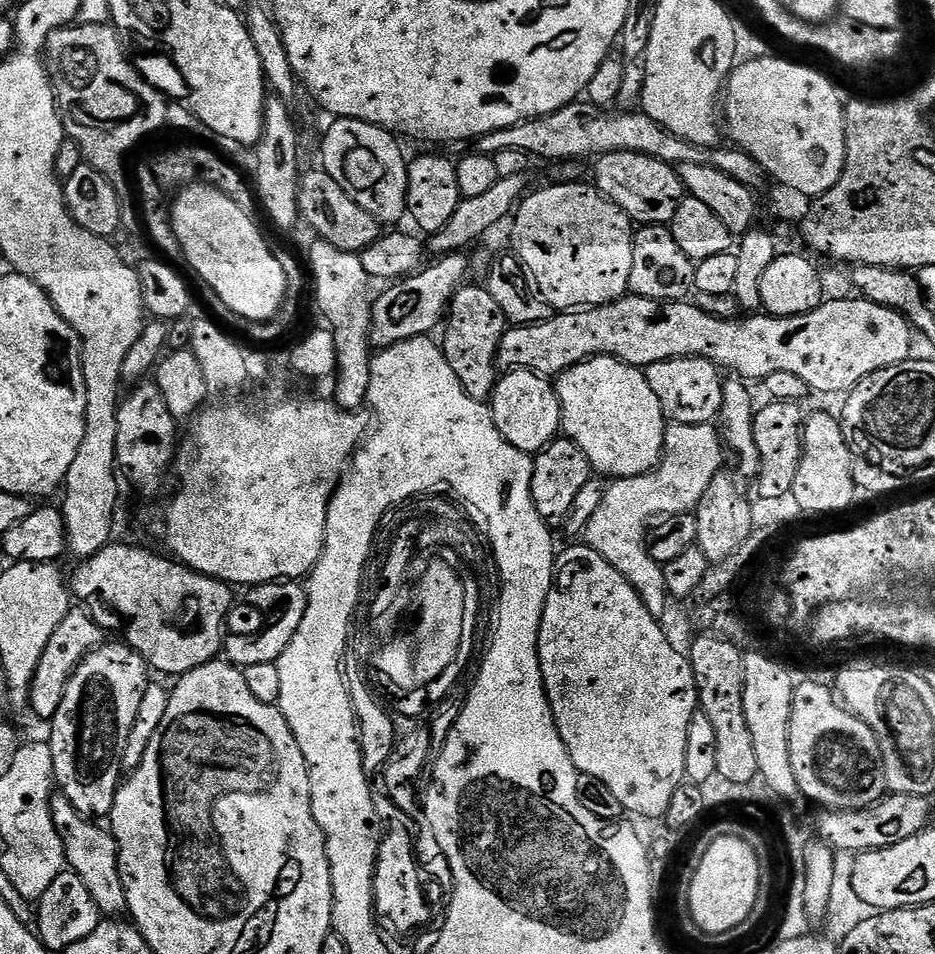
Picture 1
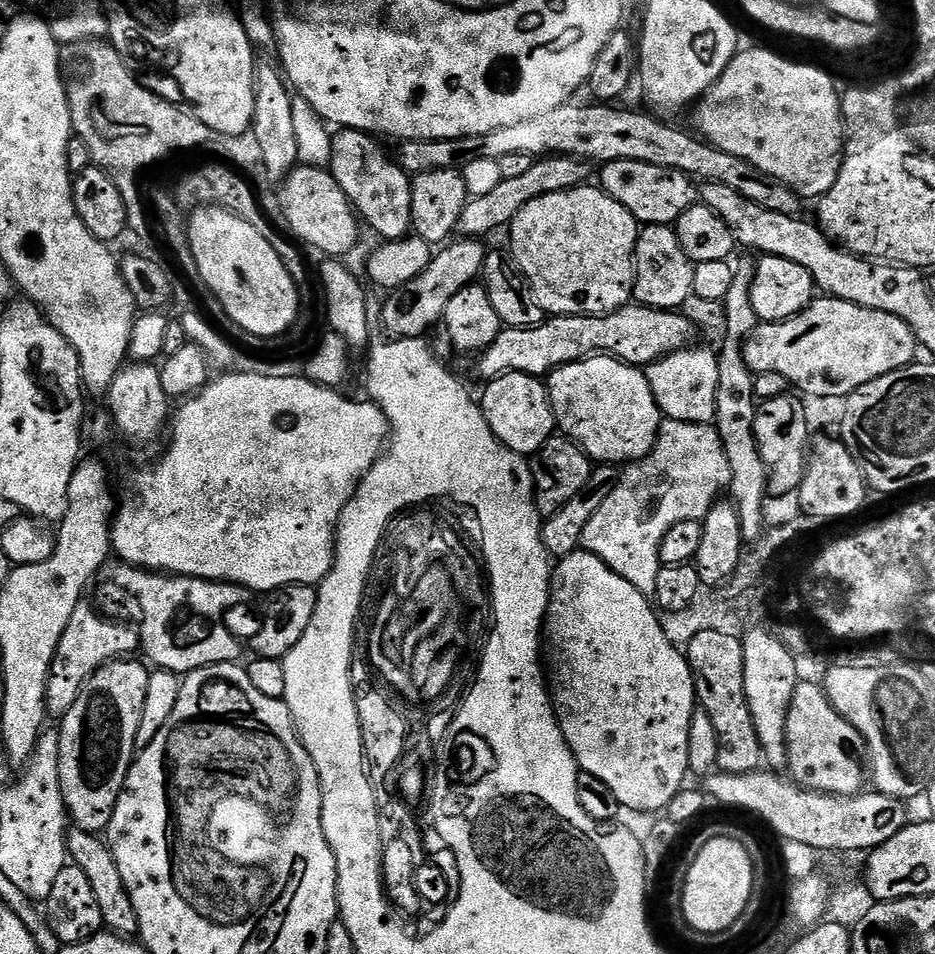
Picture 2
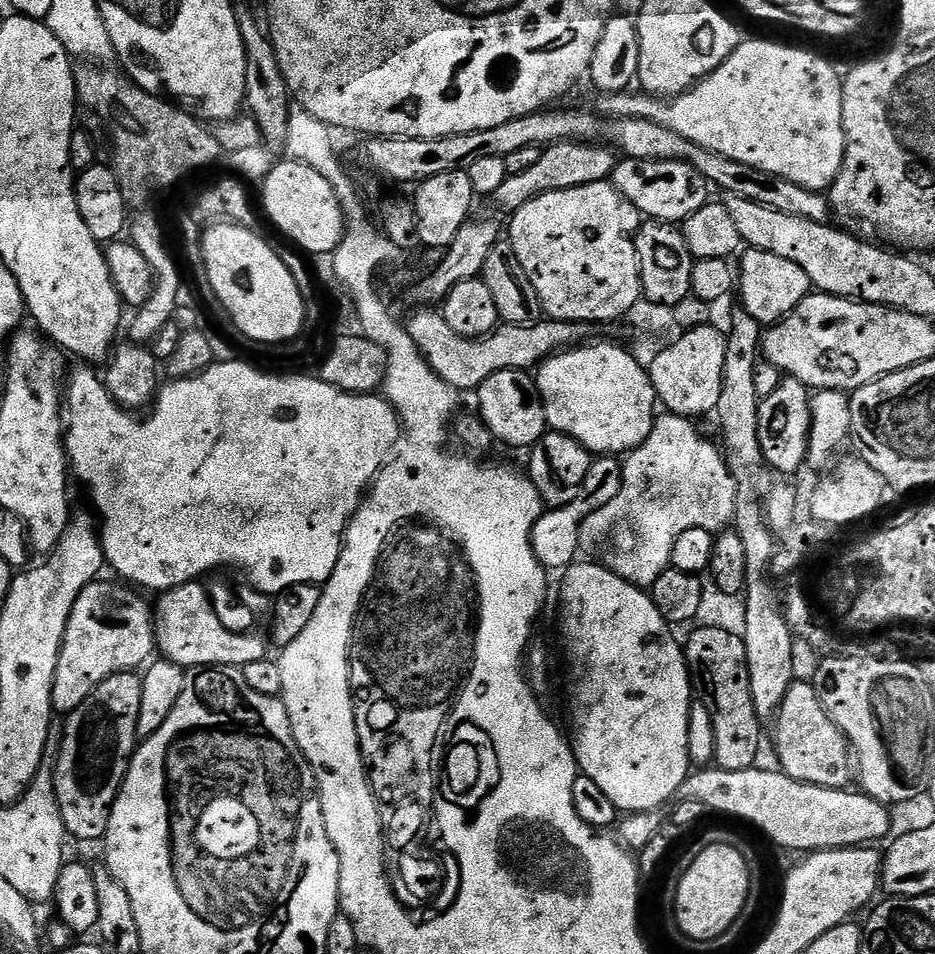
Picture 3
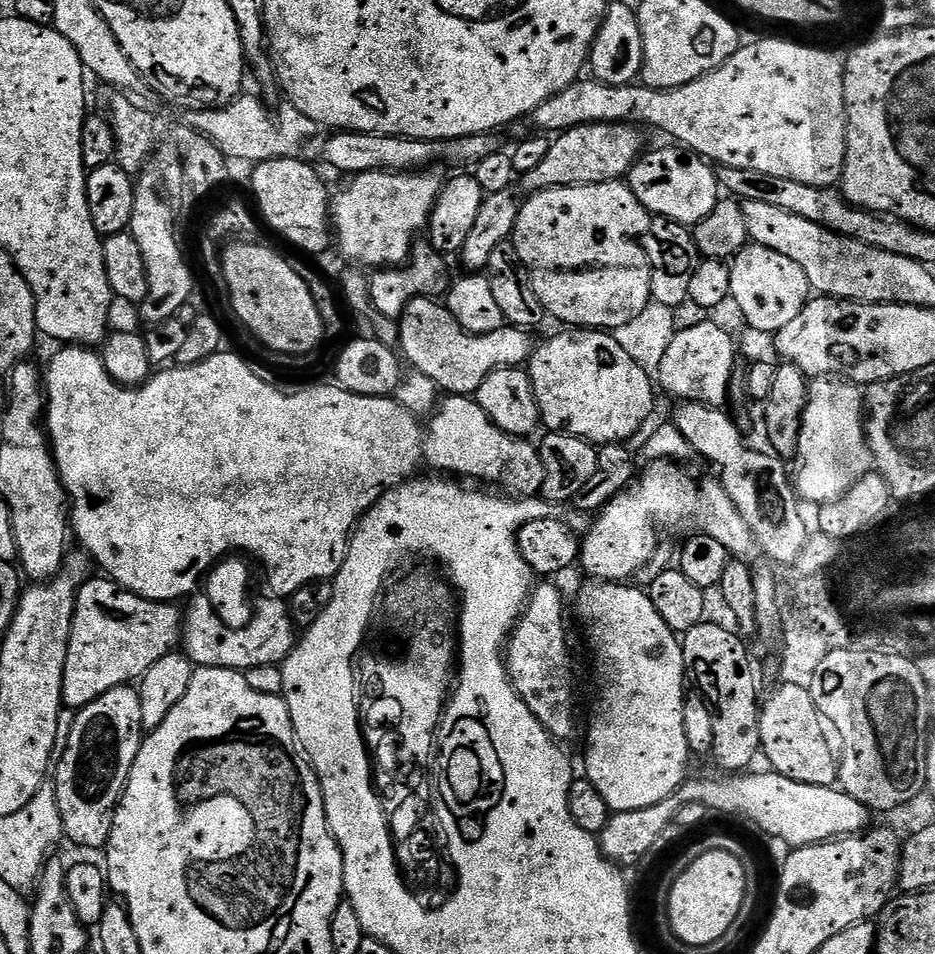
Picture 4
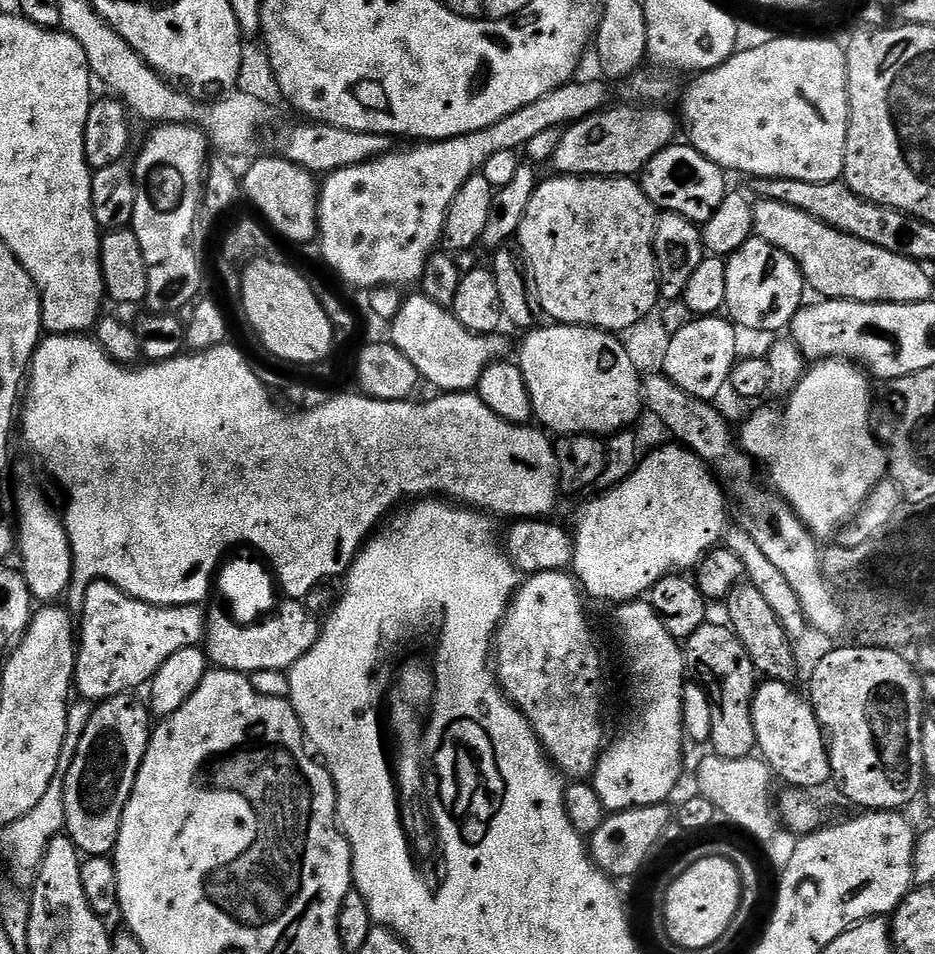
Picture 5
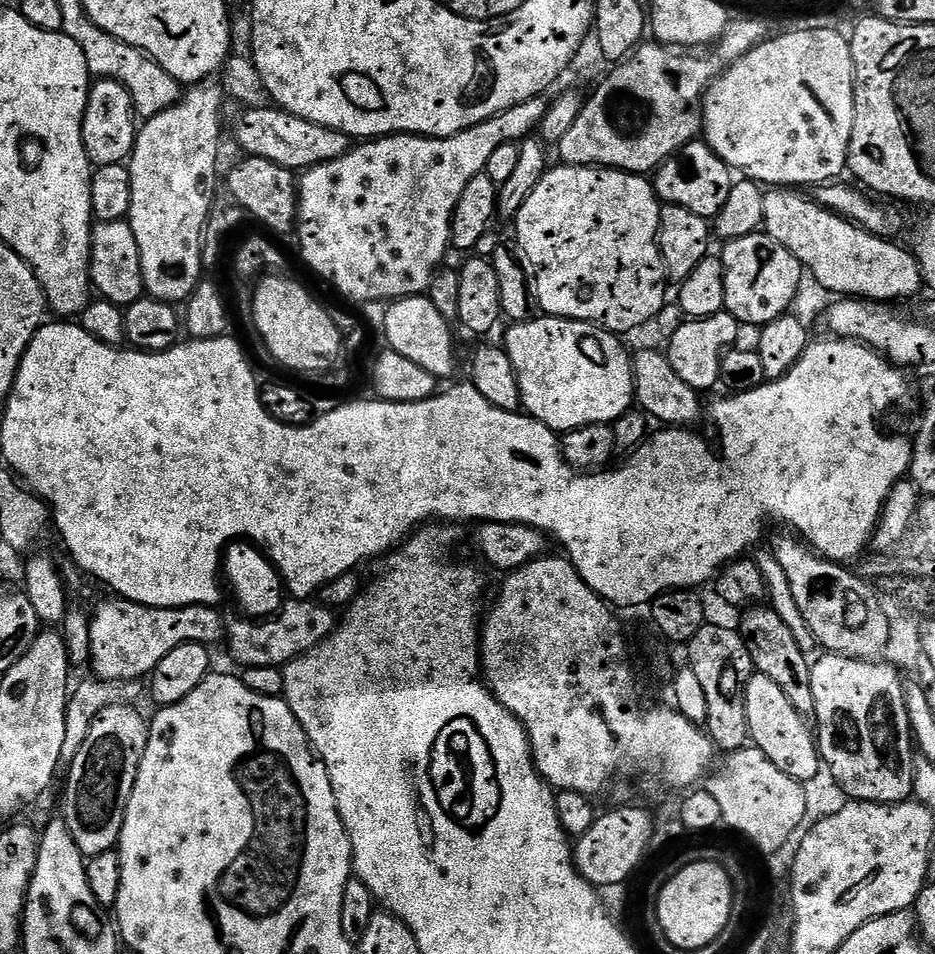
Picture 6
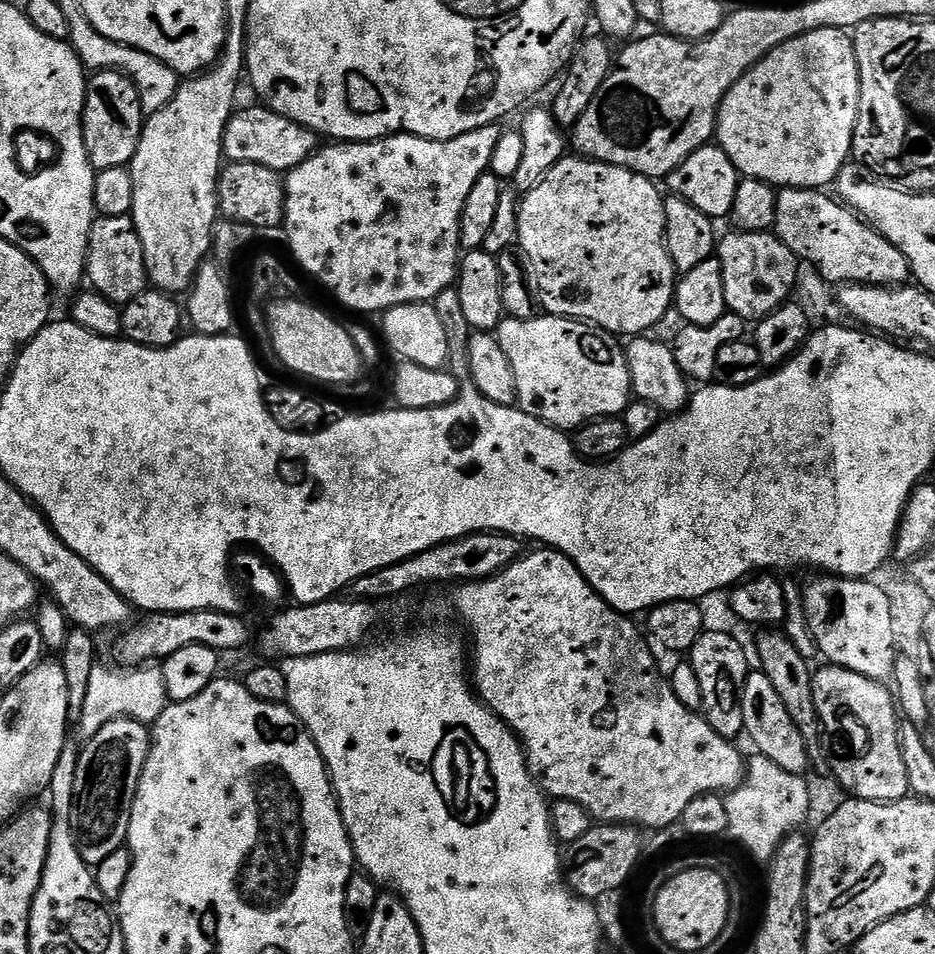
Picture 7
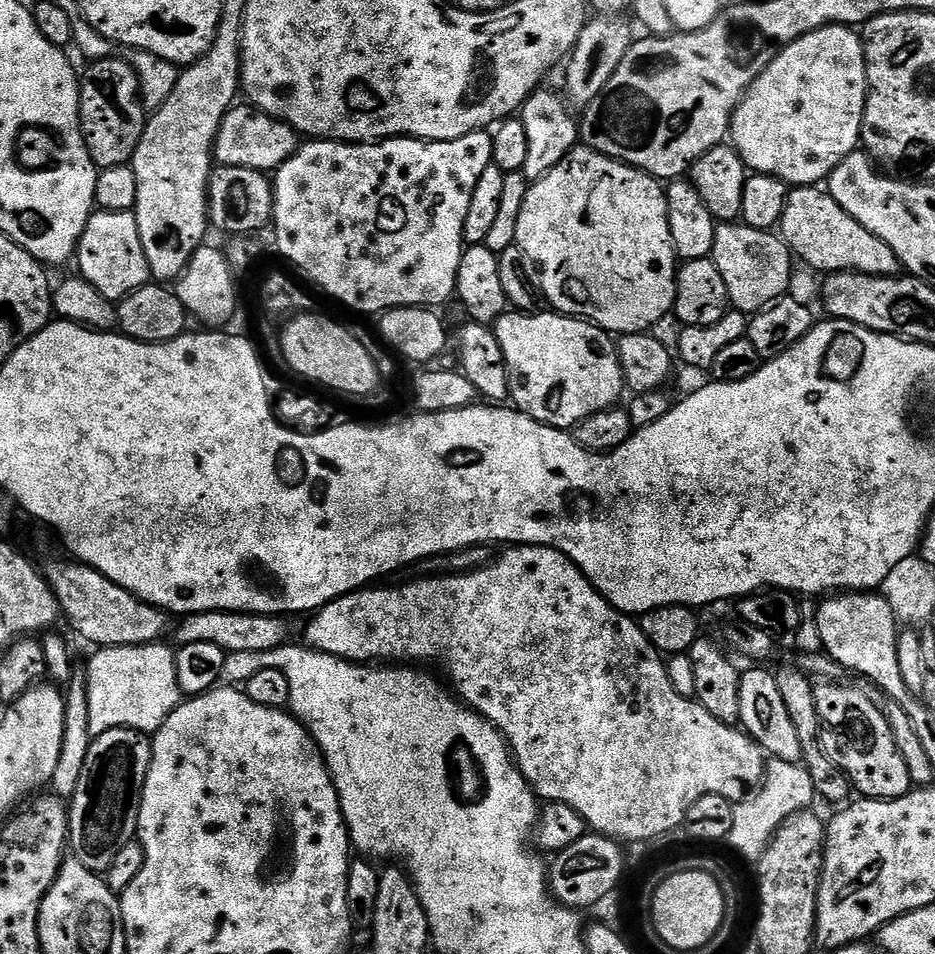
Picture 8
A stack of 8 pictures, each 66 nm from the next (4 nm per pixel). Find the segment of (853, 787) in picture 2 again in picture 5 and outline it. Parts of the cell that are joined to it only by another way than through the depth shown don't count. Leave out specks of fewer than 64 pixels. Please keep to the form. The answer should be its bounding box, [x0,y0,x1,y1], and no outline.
[752,679,832,790]

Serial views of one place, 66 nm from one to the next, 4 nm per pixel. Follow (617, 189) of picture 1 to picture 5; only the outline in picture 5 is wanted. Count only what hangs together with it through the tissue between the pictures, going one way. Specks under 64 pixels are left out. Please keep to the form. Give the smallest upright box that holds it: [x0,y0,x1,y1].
[638,142,730,226]

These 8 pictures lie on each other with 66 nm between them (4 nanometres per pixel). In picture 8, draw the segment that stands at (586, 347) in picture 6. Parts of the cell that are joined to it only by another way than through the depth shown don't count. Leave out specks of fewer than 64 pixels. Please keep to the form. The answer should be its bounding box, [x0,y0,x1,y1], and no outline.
[494,310,626,430]

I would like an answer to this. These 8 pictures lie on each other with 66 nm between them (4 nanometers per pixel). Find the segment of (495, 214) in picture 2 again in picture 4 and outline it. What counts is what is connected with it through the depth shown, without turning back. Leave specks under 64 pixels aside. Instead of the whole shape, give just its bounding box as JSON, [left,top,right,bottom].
[518,122,646,194]

